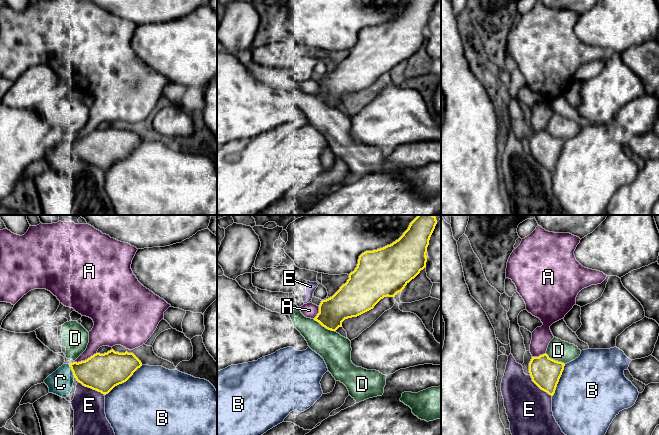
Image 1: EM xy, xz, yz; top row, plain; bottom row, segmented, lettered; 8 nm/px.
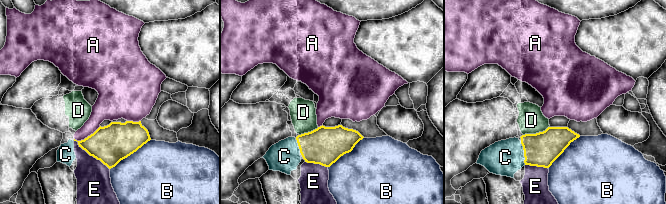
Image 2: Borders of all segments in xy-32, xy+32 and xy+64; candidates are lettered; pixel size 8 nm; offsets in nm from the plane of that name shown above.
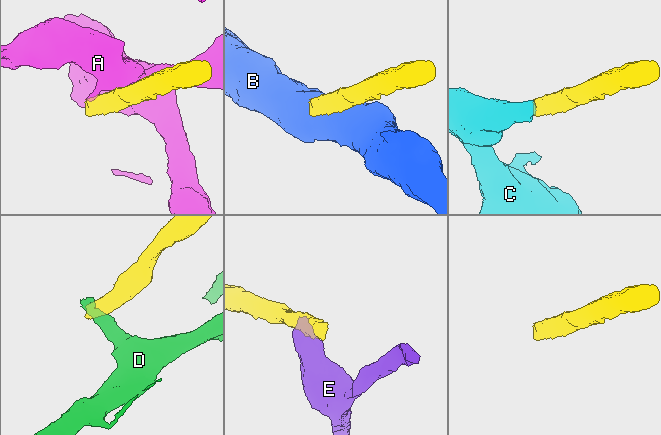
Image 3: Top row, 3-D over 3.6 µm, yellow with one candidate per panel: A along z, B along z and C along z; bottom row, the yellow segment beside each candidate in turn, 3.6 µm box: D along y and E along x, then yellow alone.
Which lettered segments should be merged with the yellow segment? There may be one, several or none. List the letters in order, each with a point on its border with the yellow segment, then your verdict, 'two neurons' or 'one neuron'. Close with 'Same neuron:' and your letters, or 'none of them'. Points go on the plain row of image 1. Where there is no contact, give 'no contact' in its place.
A: meets yellow in xy at (85, 136); two neurons
B: meets yellow in xy at (123, 158); two neurons
C: meets yellow in xy at (72, 147); one neuron
D: meets yellow in xz at (324, 102); two neurons
E: meets yellow in xy at (91, 164); two neurons
Same neuron: C

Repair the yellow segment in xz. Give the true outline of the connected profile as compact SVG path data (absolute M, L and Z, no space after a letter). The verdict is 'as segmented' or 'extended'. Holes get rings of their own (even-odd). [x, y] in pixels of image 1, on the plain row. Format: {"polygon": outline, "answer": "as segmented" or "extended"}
{"polygon": "M410 0L403 11L392 20L377 26L362 29L359 32L357 43L349 50L347 58L332 73L321 77L319 89L314 96L326 105L336 107L339 103L342 103L342 98L345 95L357 93L373 85L384 73L395 73L426 43L427 23L435 2L436 0Z", "answer": "as segmented"}

